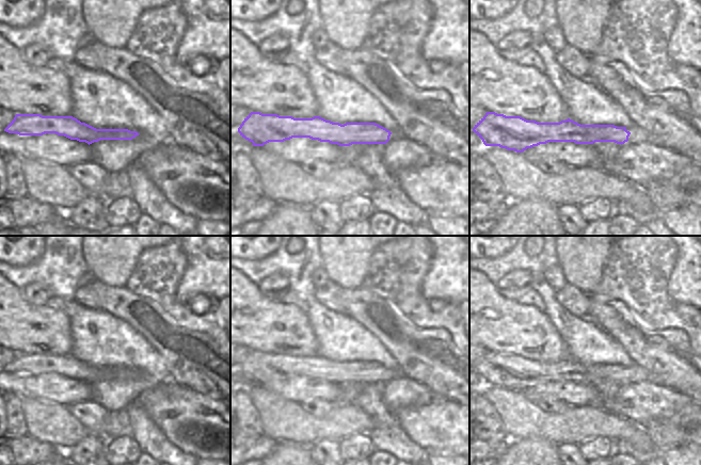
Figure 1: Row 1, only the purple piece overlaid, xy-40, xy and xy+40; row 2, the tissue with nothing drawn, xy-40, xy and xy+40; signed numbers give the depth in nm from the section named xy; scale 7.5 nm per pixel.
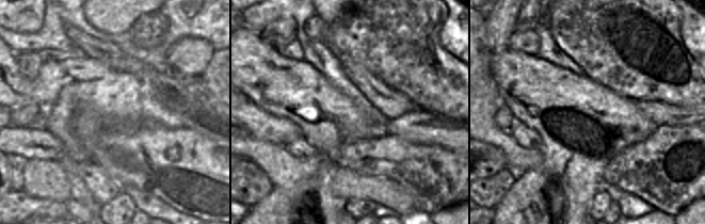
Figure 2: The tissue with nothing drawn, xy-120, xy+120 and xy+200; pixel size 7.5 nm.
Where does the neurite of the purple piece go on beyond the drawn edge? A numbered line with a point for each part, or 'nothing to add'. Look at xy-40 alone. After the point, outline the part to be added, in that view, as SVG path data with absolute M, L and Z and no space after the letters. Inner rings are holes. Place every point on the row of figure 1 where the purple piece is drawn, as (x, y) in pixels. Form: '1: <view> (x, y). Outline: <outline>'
nothing to add

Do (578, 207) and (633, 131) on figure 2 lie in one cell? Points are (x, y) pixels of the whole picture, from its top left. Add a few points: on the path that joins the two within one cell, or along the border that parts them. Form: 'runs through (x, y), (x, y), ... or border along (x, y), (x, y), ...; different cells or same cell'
runs through (578, 187), (578, 180), (612, 146); same cell

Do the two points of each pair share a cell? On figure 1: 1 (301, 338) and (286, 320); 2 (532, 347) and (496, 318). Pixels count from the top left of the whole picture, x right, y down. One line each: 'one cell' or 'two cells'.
1: one cell
2: one cell

